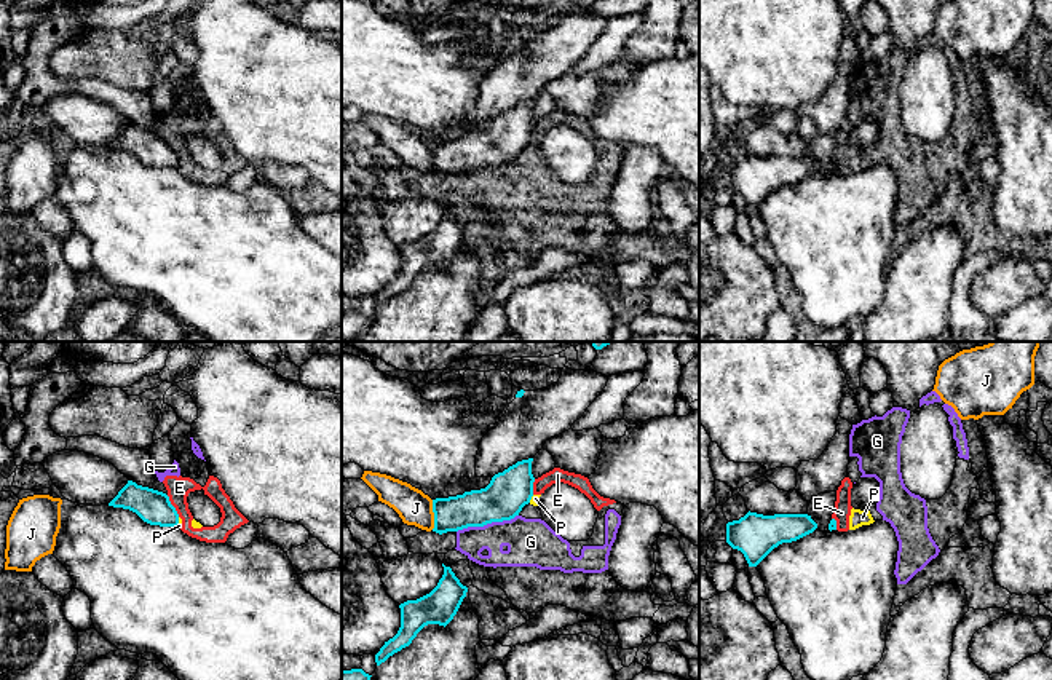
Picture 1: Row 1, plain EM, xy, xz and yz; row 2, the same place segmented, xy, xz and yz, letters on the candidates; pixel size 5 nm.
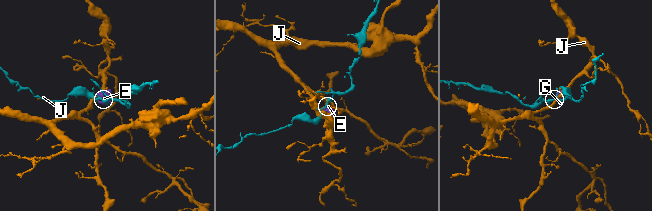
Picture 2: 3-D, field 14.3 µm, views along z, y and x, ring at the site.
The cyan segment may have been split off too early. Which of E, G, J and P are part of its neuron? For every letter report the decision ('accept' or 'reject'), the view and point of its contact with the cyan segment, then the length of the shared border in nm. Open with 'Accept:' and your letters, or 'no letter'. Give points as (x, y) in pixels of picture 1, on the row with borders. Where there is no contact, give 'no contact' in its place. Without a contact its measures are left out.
Accept: no letter
E: reject; meets cyan in xy at (173, 506); contact 130 nm long
G: reject; meets cyan in xz at (487, 522); contact 320 nm long
J: reject; meets cyan in xz at (435, 514); contact 150 nm long
P: reject; meets cyan in xy at (177, 522); contact 50 nm long

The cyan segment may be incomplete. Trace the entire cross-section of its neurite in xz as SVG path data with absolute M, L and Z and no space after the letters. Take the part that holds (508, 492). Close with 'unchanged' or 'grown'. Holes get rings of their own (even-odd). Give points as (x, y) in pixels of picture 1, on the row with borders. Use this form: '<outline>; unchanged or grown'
M533 458L517 461L495 474L485 488L433 500L433 532L442 535L519 516L533 496L532 461Z; unchanged

